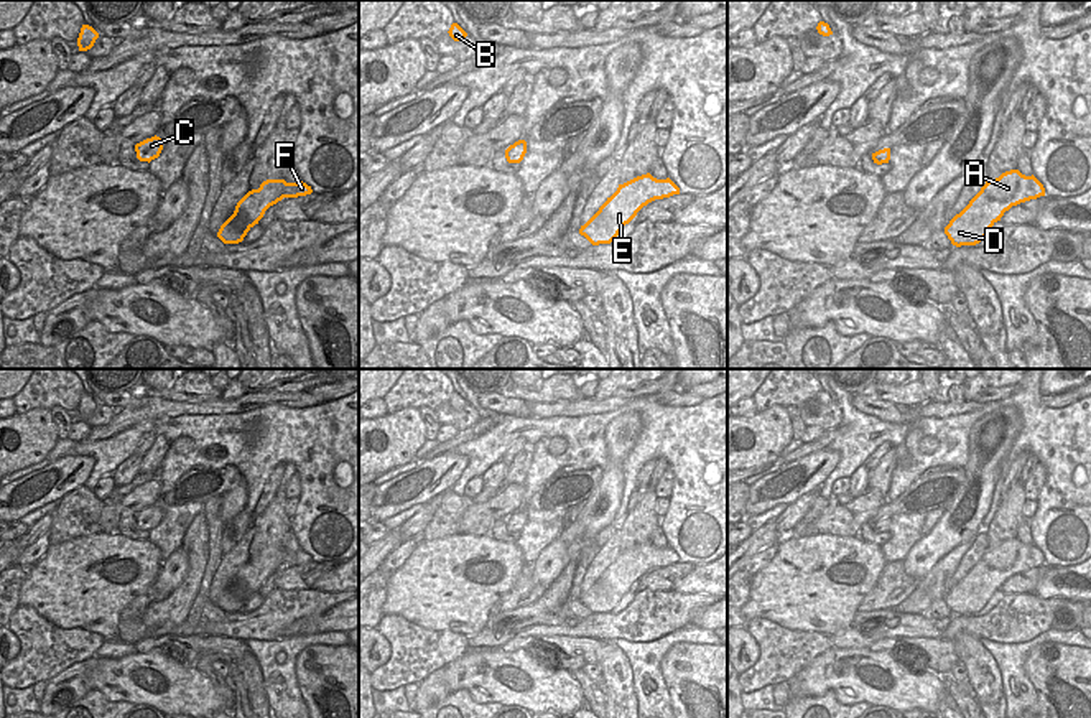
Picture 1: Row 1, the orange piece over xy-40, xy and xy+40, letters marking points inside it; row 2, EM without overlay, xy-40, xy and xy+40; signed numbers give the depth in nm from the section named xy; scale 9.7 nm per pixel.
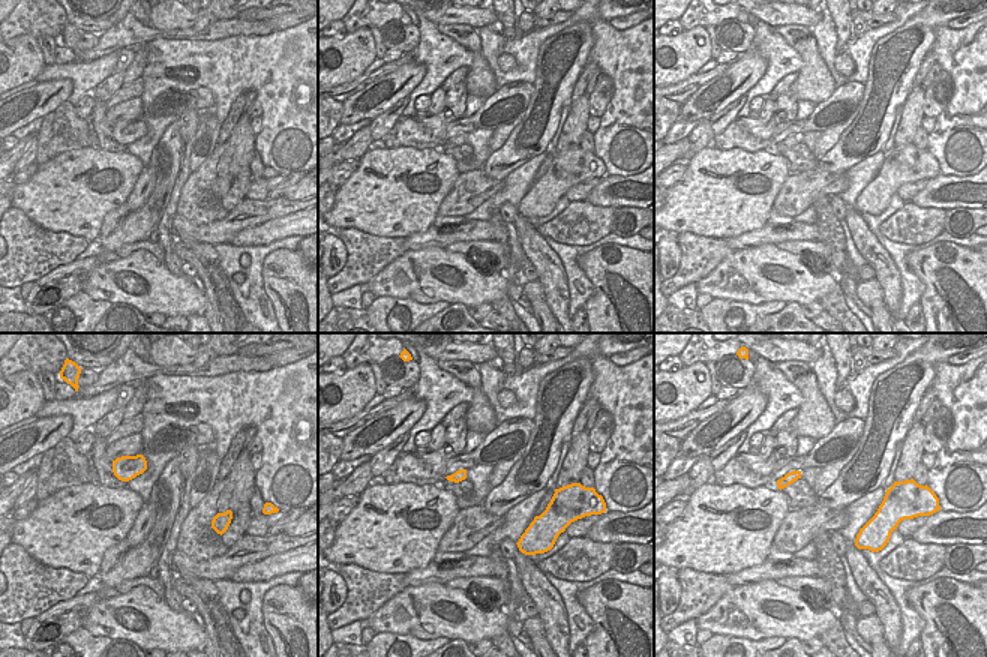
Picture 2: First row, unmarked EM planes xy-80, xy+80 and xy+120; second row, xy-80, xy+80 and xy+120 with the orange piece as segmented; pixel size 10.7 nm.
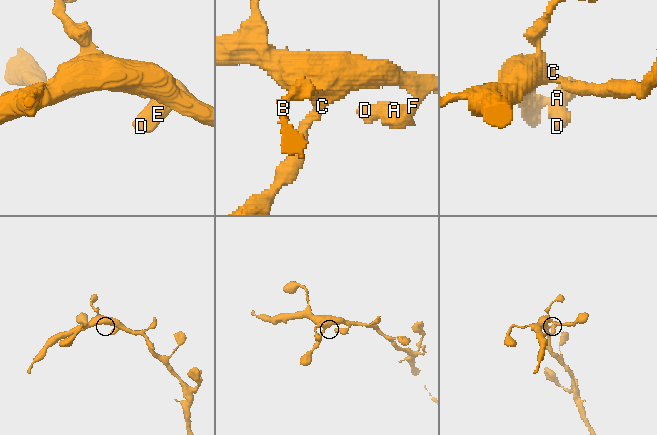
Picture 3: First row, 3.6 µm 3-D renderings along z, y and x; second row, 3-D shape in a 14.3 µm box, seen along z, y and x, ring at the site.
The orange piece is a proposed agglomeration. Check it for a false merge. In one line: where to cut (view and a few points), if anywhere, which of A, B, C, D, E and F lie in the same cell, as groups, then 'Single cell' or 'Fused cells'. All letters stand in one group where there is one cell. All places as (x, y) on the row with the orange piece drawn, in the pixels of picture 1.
No split. Groups: A B C D E F. Single cell

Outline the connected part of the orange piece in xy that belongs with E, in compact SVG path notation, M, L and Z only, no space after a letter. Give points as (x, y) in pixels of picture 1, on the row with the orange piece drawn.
M650 173L637 176L619 184L599 211L581 226L579 234L592 245L610 244L643 206L673 194L680 194L680 188L670 178L657 180Z

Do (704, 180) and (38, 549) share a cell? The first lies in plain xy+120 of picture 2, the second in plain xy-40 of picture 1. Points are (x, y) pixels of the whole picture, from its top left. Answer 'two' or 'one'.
two

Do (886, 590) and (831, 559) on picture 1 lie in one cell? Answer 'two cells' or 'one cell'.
two cells

